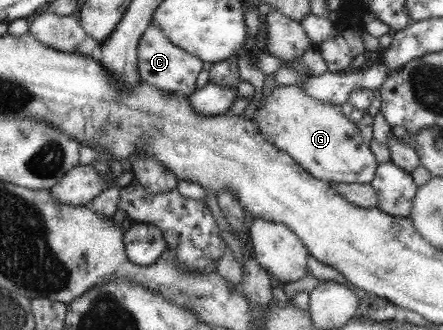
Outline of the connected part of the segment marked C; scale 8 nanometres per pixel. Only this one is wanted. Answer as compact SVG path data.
M149 24L139 37L136 51L137 74L141 81L169 93L186 96L195 90L195 78L201 72L202 60L181 50L179 46L173 46L173 43L165 38L163 30L160 30L159 26Z

